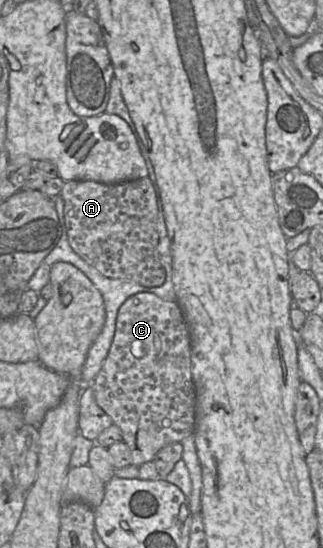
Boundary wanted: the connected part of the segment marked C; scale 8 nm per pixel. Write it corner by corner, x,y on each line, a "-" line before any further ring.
138,293
126,299
118,309
111,346
91,387
97,404
121,430
122,441
131,453
132,465
139,467
150,462
166,445
193,435
196,396
191,355
190,332
175,301
162,300
151,293

